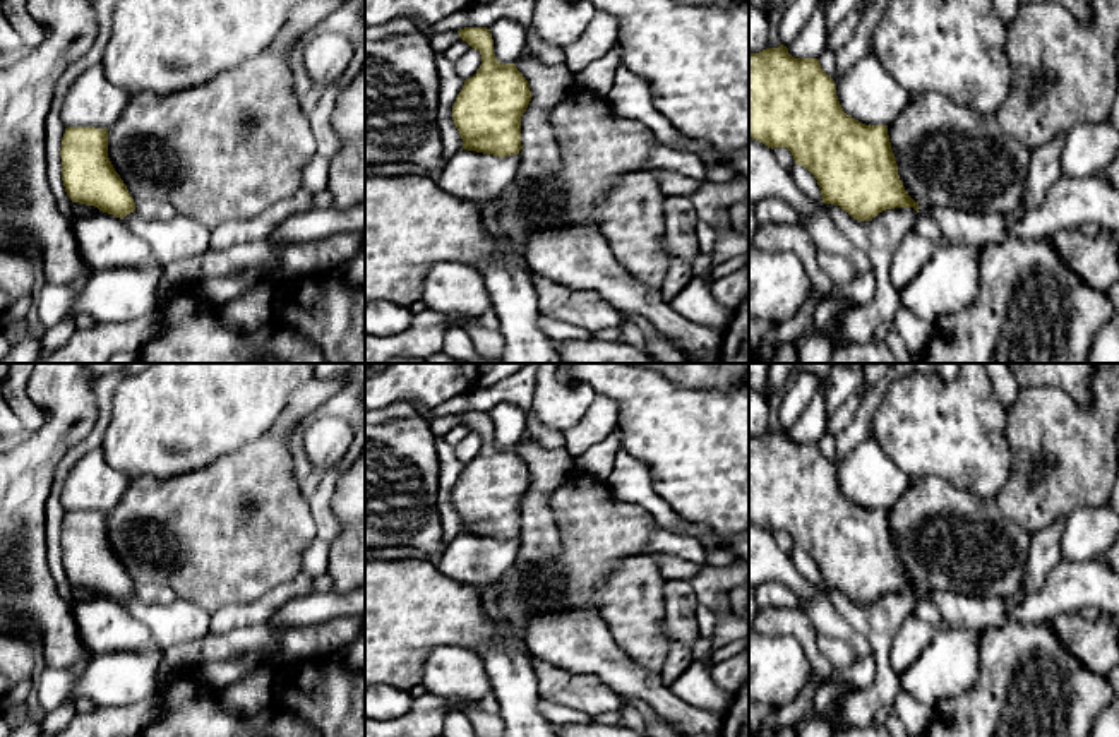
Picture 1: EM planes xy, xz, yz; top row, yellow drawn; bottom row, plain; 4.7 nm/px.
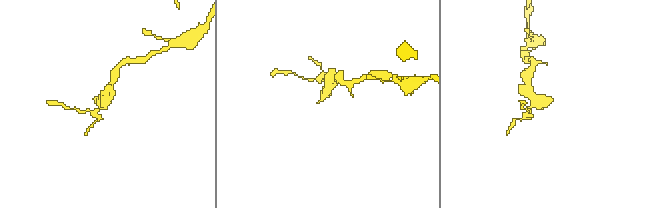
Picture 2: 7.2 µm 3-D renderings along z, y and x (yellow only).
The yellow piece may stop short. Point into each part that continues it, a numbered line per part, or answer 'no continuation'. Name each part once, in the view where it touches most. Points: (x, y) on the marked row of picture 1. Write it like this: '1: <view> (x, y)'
no continuation

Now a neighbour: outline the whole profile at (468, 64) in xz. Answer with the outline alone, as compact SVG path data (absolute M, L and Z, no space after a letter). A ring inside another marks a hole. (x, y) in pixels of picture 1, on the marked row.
M470 48L458 62L456 62L456 72L461 79L470 79L476 74L476 70L482 65L482 55L478 50Z

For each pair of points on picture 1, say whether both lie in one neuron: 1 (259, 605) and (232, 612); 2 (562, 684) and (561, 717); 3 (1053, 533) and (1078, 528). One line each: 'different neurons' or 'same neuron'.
1: same neuron
2: different neurons
3: different neurons

